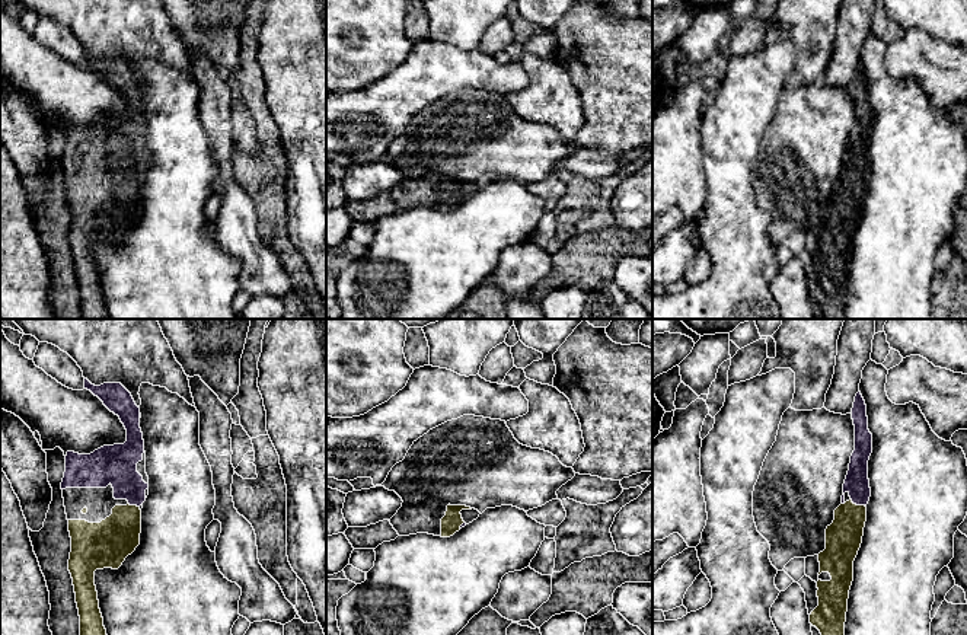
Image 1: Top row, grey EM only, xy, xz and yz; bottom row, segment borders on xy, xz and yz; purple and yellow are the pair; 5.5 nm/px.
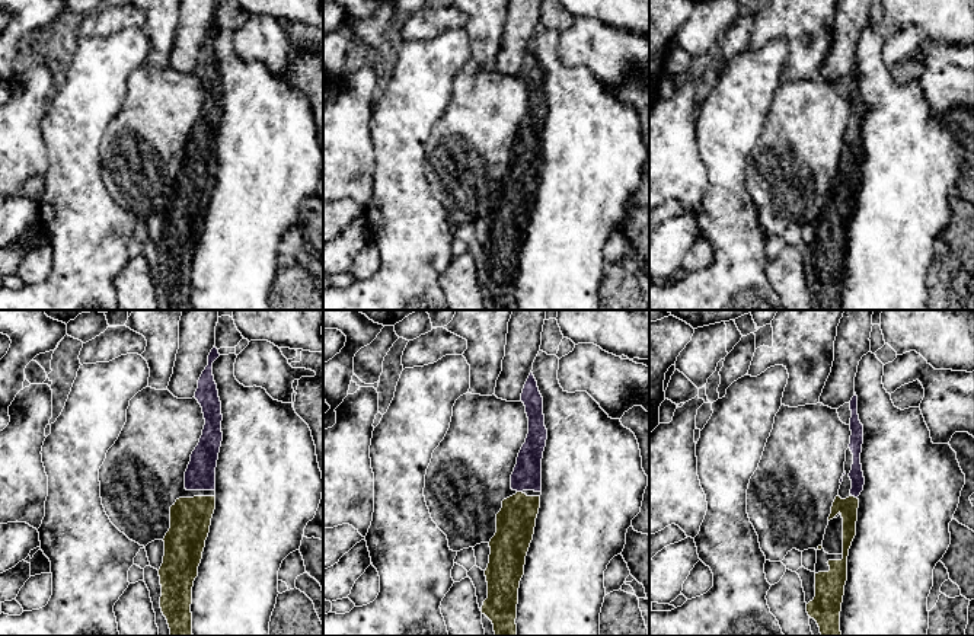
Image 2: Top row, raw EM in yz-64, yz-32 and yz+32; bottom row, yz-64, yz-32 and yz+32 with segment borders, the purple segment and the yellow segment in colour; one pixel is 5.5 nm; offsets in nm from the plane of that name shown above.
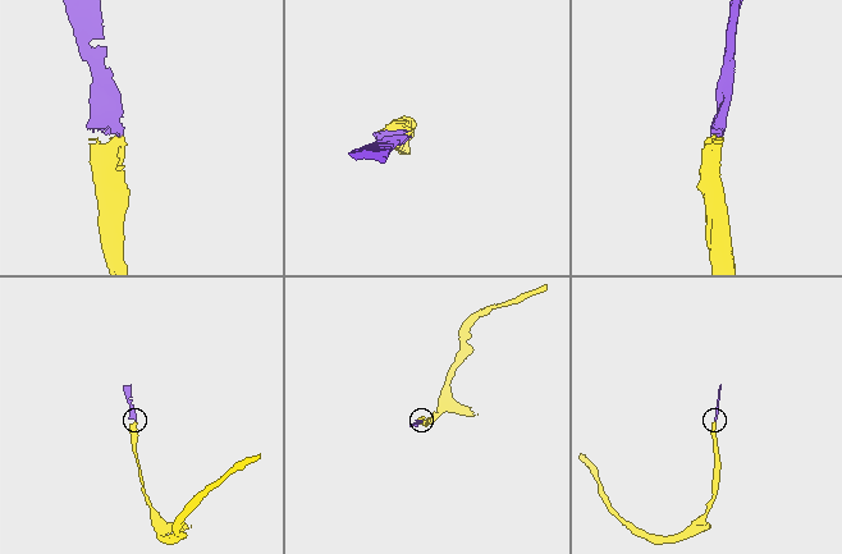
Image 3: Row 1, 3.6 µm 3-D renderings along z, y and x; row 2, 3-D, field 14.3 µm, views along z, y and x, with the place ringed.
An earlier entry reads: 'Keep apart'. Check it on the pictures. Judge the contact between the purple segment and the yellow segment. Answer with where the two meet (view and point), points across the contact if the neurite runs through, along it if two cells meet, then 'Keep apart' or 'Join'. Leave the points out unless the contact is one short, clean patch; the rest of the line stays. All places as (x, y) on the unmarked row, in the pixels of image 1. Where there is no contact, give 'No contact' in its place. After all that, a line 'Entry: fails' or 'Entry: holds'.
Touches purple at yz (857, 178). Path across: yz (857, 156), (857, 178), (843, 210). Join
Entry: fails

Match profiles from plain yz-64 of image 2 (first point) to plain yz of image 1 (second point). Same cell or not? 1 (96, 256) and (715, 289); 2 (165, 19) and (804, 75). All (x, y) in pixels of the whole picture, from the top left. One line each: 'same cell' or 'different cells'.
1: same cell
2: same cell

